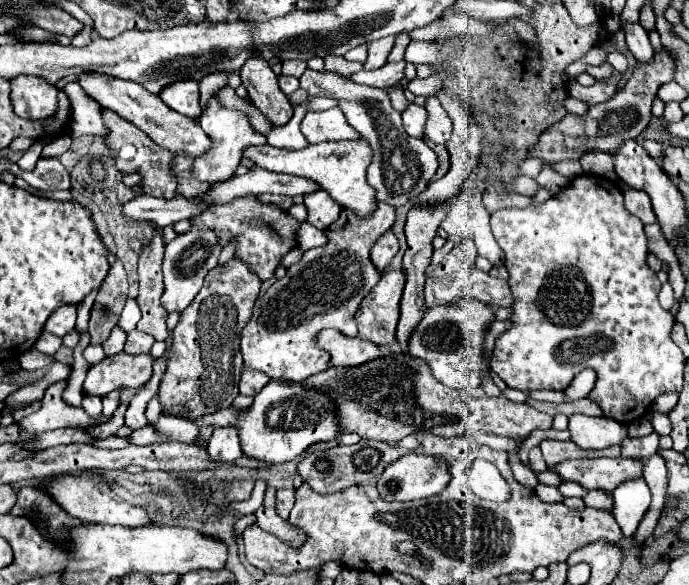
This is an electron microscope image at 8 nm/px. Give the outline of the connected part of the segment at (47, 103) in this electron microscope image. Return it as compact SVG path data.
M17 76L11 80L11 102L21 118L49 118L57 108L57 88L37 76Z

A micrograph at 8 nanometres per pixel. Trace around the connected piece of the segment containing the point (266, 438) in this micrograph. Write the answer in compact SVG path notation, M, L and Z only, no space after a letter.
M271 380L255 396L253 404L245 410L237 410L231 406L231 408L217 410L213 414L205 414L199 418L191 418L191 416L179 416L179 418L195 422L199 430L207 426L211 426L213 430L223 428L223 426L237 428L245 456L263 460L269 464L289 462L295 456L299 456L307 446L315 442L333 440L339 432L335 424L335 408L327 396L311 388L303 388L299 384L293 384L293 386L279 384L279 380Z

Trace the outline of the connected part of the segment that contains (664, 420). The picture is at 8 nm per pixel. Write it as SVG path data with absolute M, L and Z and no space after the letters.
M651 410L649 415L651 418L651 424L653 424L653 428L655 428L655 432L657 432L659 436L663 436L663 434L669 434L669 432L671 432L671 422L669 422L668 415L654 410Z

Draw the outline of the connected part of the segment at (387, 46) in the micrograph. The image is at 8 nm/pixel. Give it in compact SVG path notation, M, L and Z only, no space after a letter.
M387 36L387 38L381 38L381 40L375 40L375 42L369 42L369 58L365 62L365 68L379 68L387 62L387 56L393 48L393 42L395 42L395 36Z

